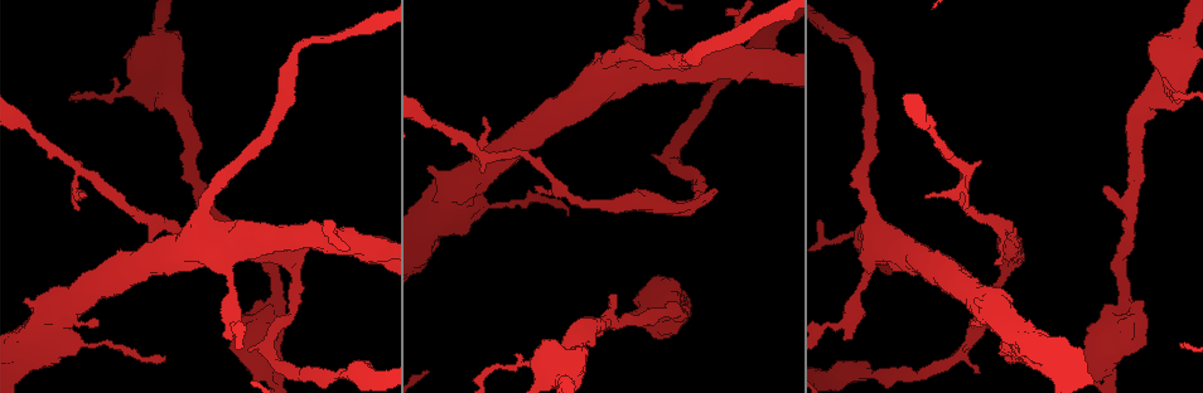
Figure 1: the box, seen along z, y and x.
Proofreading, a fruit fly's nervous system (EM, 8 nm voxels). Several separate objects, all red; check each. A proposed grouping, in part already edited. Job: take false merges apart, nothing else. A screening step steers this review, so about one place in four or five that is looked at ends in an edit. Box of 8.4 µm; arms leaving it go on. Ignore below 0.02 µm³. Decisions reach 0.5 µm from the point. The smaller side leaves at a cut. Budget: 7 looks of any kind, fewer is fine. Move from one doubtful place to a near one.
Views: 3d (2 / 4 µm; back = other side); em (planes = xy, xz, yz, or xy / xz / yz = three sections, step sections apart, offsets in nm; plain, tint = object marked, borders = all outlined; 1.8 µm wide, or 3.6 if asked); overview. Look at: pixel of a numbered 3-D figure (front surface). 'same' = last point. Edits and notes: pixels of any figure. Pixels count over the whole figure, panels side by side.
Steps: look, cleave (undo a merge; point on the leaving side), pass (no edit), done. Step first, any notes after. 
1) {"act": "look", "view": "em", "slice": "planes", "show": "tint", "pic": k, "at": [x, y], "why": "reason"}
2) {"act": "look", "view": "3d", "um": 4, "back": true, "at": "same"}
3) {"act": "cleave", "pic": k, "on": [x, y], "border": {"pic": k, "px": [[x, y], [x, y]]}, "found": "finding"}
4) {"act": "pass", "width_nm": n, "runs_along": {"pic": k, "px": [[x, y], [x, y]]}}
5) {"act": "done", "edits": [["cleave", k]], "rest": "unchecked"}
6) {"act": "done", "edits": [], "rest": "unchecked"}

{"act": "look", "view": "3d", "um": 4, "pic": 1, "at": [734, 62]}

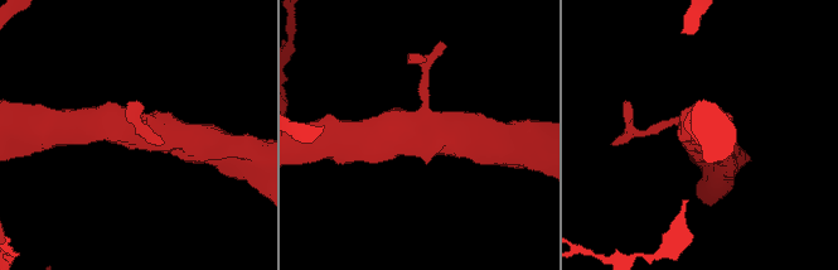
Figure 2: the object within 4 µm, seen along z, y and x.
{"act": "look", "view": "em", "slice": "planes", "show": "tint", "pic": 2, "at": [421, 135]}

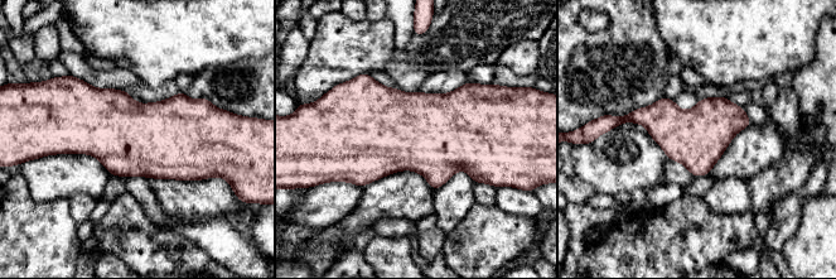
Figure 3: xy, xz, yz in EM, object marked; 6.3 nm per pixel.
{"act": "pass", "found": "all the same neuron"}

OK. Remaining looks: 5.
{"act": "look", "view": "em", "slice": "planes", "show": "tint", "pic": 1, "at": [637, 22], "why": "narrows sharply"}

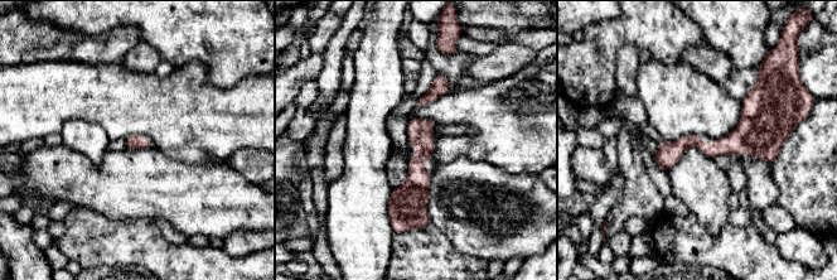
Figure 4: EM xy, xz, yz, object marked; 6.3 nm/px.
{"act": "pass", "width_nm": 100, "runs_along": {"pic": 4, "px": [[774, 135], [715, 149], [683, 143], [657, 159]]}, "found": "continuous, no second neuron"}

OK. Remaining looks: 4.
{"act": "look", "view": "em", "um": 3.6, "slice": "yz", "step": 8, "show": "tint", "pic": 1, "at": [1113, 333], "why": "thick turns thin"}

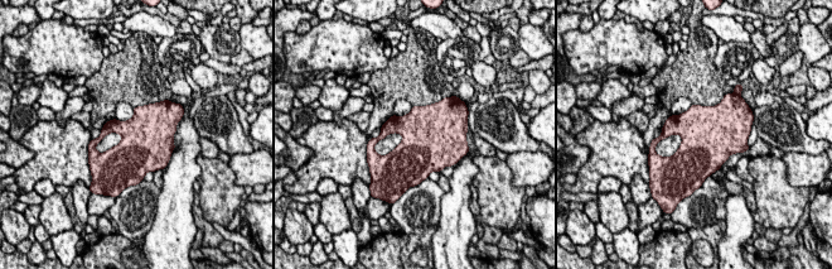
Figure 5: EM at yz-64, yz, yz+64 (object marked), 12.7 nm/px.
{"act": "look", "view": "em", "um": 3.6, "slice": "planes", "show": "tint", "at": "same"}

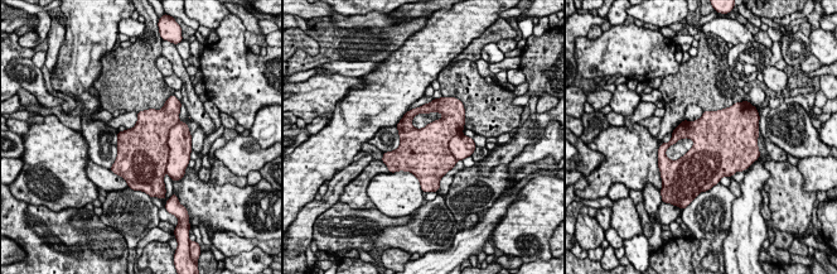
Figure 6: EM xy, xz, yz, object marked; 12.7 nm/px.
{"act": "cleave", "pic": 6, "on": [150, 152], "width_nm": 650, "found": "two neurons meet here"}

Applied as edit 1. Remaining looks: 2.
{"act": "done", "edits": [["cleave", 6]], "rest": "unchecked"}

